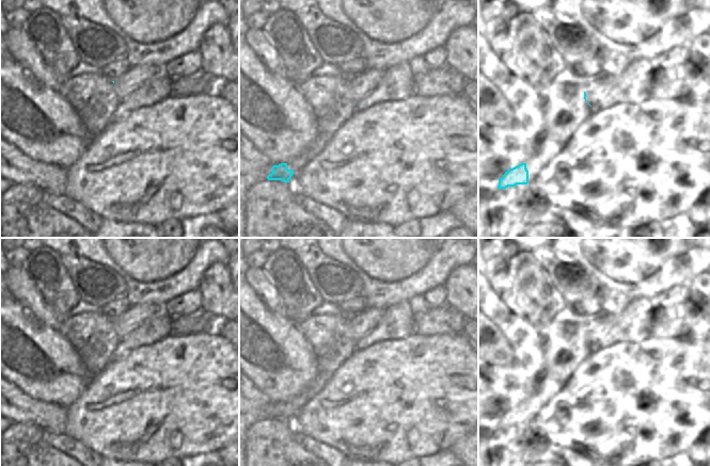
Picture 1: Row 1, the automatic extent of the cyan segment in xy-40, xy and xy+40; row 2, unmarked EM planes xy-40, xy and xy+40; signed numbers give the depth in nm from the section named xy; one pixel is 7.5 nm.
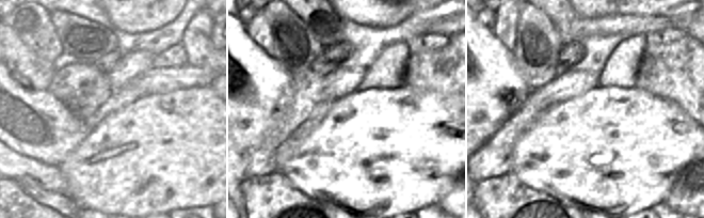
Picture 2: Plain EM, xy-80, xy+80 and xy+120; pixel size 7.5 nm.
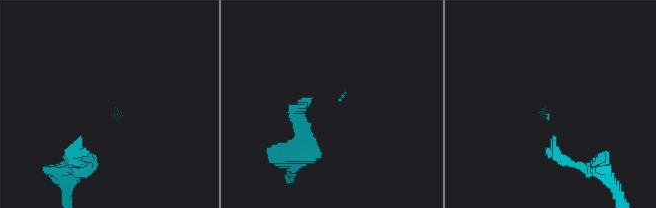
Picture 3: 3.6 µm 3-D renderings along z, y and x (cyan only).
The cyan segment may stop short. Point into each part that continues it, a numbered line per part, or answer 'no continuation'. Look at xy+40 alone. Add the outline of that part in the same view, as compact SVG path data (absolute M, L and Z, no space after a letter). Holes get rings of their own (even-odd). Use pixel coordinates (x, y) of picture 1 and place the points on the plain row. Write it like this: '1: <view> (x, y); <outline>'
1: xy+40 (566, 334); M553 317L543 330L552 350L558 354L558 363L538 383L534 393L526 399L528 421L539 413L549 400L565 386L571 373L593 348L584 338L584 319Z

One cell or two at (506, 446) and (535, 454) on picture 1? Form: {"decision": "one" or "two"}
{"decision": "one"}

